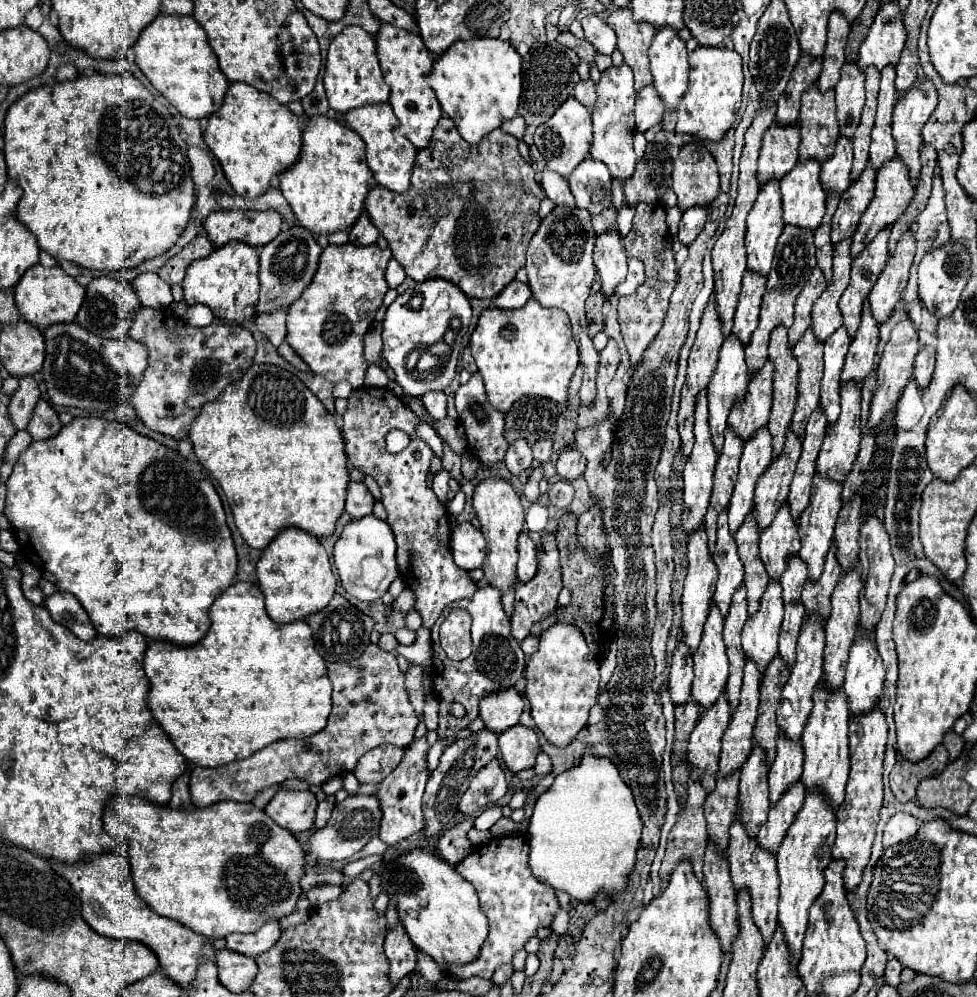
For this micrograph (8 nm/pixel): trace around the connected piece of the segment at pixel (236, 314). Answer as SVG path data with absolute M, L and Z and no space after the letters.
M231 242L223 248L217 248L209 258L191 262L185 280L185 302L189 306L193 304L205 304L211 308L211 312L217 318L223 318L227 322L247 322L253 318L253 306L259 298L259 256L253 246L243 246L241 242Z

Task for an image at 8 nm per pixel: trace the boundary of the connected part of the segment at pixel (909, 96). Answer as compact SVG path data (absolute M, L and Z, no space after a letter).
M917 80L915 86L907 94L903 94L903 98L897 100L897 106L895 106L895 112L893 112L893 138L895 138L897 158L907 166L911 186L915 186L915 188L919 184L919 172L921 172L921 160L919 160L919 148L923 144L921 130L923 130L925 122L929 120L929 116L933 114L935 106L937 106L935 86L931 86L931 82Z

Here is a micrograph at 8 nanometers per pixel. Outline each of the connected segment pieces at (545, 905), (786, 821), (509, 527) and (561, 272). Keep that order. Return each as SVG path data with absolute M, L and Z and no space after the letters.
M525 836L493 838L485 846L475 846L473 852L455 866L455 870L477 890L483 912L489 918L489 936L475 962L467 966L449 966L447 974L455 978L479 976L491 980L495 968L511 962L513 954L535 936L537 928L551 926L555 912L559 910L559 902L555 890L533 876L529 866L529 842Z
M797 782L797 786L791 786L791 790L783 794L783 798L775 804L775 808L769 810L769 818L757 836L759 848L777 854L783 838L787 836L787 828L793 824L797 812L803 806L803 800L805 800L805 786Z
M487 478L483 480L473 494L473 508L477 512L477 518L481 522L481 532L487 540L487 556L481 566L485 580L489 586L497 588L501 594L511 590L517 584L515 566L517 566L517 536L523 530L525 522L525 510L521 506L519 496L515 490L501 478Z
M557 206L547 218L543 218L537 234L533 236L529 250L527 250L527 276L529 288L533 298L537 298L547 308L561 308L567 312L573 328L573 336L579 344L581 364L585 368L583 384L579 390L579 402L593 402L595 400L595 378L599 366L599 352L593 348L593 340L587 334L587 320L585 320L585 300L589 298L591 286L595 282L595 264L593 264L593 246L597 234L591 226L591 214L579 208Z

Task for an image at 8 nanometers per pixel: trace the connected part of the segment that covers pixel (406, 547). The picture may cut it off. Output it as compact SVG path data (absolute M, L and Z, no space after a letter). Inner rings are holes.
M357 388L347 398L347 410L343 414L343 438L345 452L353 468L377 480L383 492L383 506L387 510L387 524L391 526L397 540L397 566L401 578L415 592L415 610L423 616L423 626L433 626L441 610L459 600L471 596L477 586L465 570L455 566L449 550L449 514L425 480L429 476L429 464L433 460L433 450L415 434L419 424L417 416L409 406L397 398L387 388ZM389 430L403 430L409 434L409 444L399 454L387 452L385 436Z

